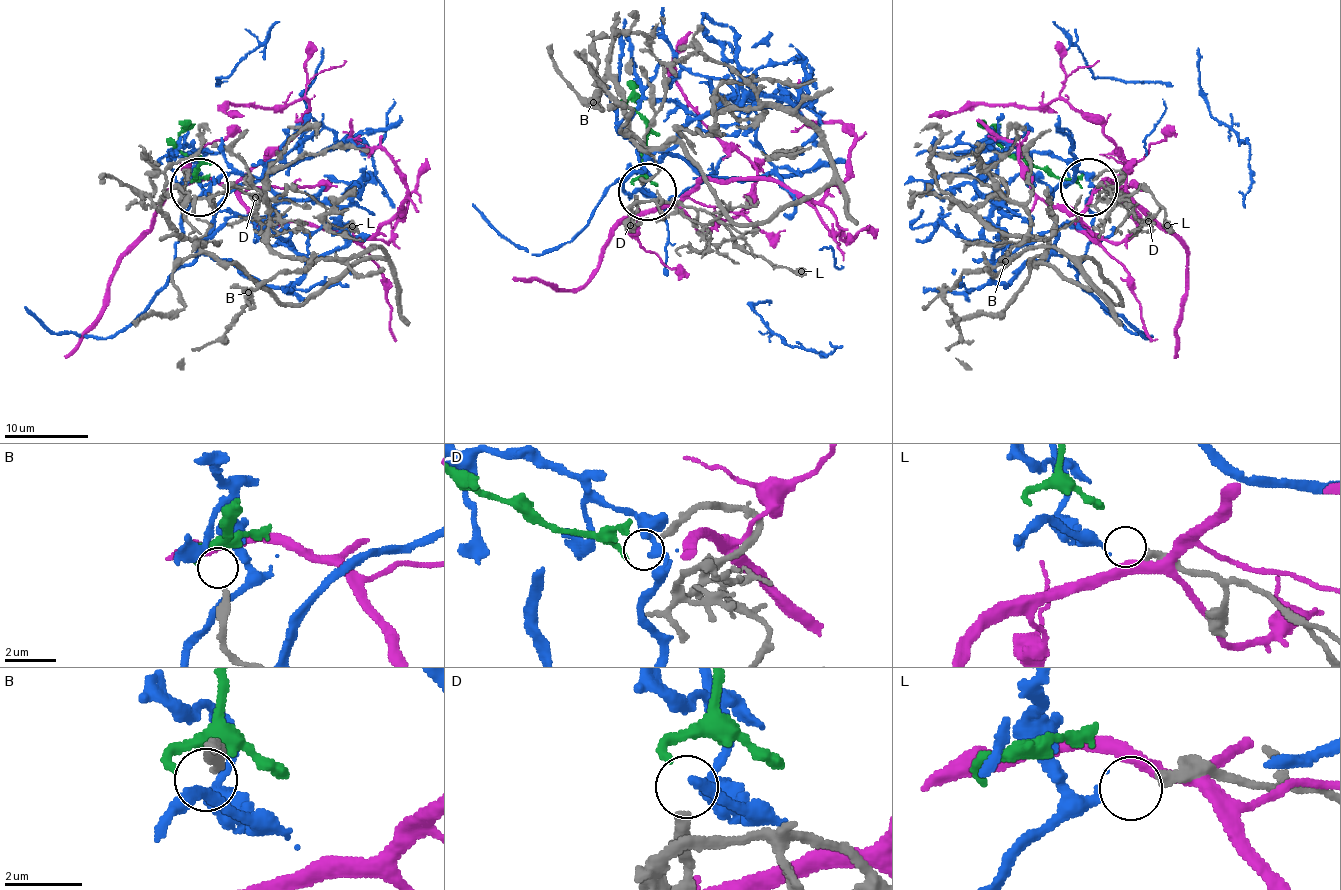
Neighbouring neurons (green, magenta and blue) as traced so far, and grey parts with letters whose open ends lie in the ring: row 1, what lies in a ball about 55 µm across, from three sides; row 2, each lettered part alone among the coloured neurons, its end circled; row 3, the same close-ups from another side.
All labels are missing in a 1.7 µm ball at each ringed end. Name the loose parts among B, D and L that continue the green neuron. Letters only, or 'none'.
B

